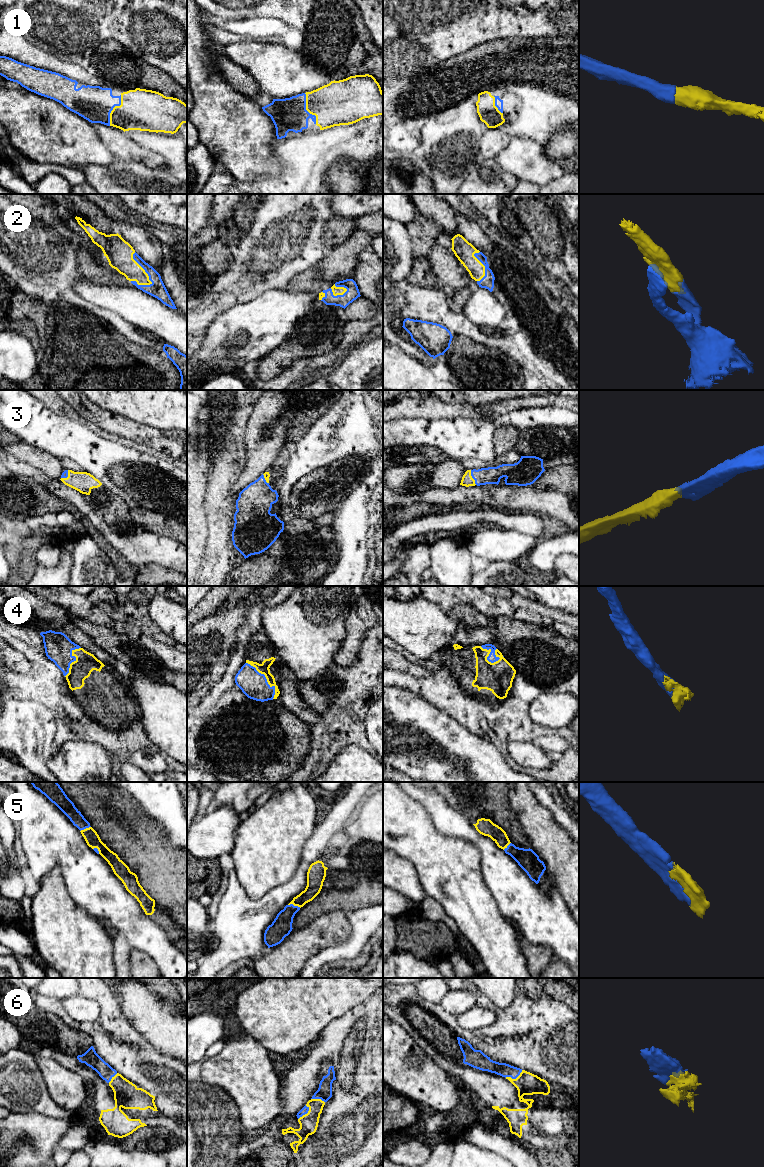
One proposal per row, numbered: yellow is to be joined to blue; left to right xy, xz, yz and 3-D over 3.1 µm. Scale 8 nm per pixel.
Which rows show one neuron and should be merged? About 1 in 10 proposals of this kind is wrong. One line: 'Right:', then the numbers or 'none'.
Right: 1, 2, 3, 4, 5, 6

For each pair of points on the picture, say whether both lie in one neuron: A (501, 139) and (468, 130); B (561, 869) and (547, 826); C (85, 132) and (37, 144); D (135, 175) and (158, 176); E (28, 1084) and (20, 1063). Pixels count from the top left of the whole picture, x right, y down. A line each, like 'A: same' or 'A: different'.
A: different
B: same
C: same
D: same
E: same

